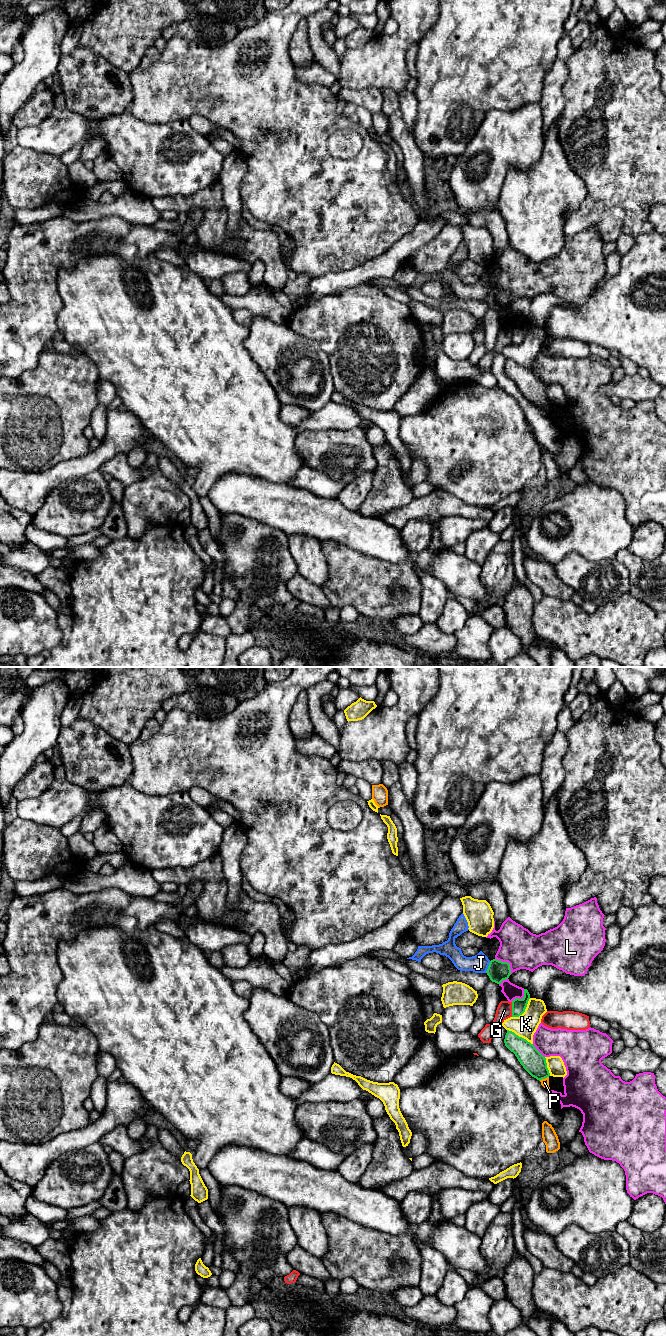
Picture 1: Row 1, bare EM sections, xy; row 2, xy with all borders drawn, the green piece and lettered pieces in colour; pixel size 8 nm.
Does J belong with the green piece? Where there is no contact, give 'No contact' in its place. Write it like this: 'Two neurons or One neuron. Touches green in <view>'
Two neurons. Touches green in xy

